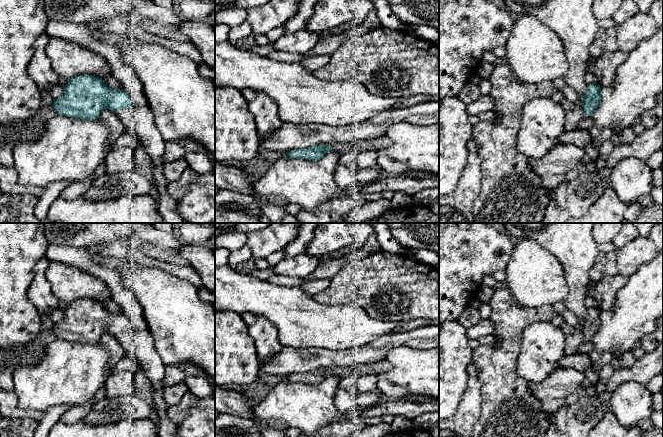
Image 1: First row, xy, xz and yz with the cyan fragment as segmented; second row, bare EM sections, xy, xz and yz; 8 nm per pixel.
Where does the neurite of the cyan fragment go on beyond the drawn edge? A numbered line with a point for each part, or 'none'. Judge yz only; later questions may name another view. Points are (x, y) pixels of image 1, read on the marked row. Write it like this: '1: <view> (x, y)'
1: yz (586, 123)

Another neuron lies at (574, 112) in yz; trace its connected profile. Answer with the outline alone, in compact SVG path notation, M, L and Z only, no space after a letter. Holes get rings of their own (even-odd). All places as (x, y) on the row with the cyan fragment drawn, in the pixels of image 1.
M562 99L560 104L565 109L565 131L577 130L580 121L585 116L582 105L566 99Z

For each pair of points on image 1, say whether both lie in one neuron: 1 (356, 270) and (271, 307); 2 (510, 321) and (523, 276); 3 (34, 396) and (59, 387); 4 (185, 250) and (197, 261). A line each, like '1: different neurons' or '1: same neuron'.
1: different neurons
2: different neurons
3: same neuron
4: same neuron

